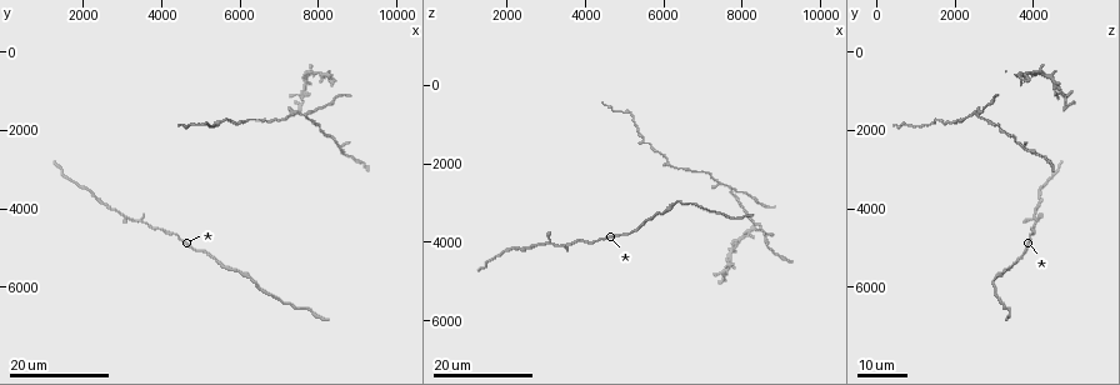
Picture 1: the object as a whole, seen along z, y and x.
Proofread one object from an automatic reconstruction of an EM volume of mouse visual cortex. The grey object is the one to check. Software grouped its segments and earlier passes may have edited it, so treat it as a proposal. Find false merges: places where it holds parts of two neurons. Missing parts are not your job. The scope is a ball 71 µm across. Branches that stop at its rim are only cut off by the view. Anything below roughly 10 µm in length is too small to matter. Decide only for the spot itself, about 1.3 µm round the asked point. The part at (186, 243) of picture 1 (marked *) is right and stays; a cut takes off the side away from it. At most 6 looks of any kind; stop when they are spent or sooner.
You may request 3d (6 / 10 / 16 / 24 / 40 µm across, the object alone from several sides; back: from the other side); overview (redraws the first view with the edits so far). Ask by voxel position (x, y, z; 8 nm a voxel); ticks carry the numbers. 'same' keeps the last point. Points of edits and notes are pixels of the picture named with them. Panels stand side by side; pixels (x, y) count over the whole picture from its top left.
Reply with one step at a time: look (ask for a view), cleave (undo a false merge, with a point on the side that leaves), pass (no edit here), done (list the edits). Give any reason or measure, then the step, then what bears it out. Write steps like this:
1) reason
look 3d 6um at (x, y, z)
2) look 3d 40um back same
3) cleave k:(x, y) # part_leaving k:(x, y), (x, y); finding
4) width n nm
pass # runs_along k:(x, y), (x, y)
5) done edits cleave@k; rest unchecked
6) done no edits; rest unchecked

look 3d 24um at (6150, 5600, 3150)

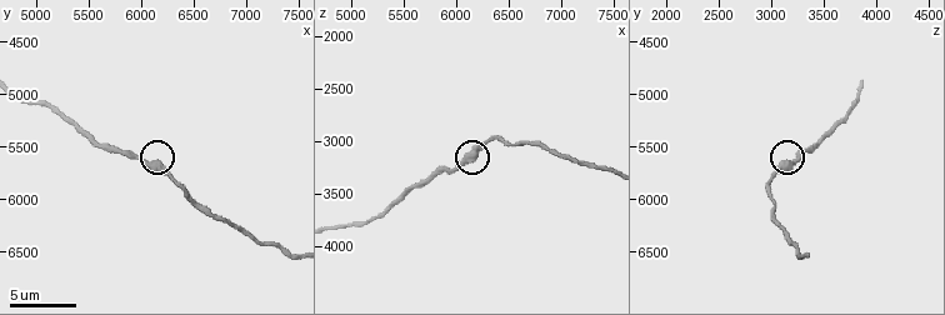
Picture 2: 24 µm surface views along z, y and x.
look 3d 10um at (6140, 5660, 3120)

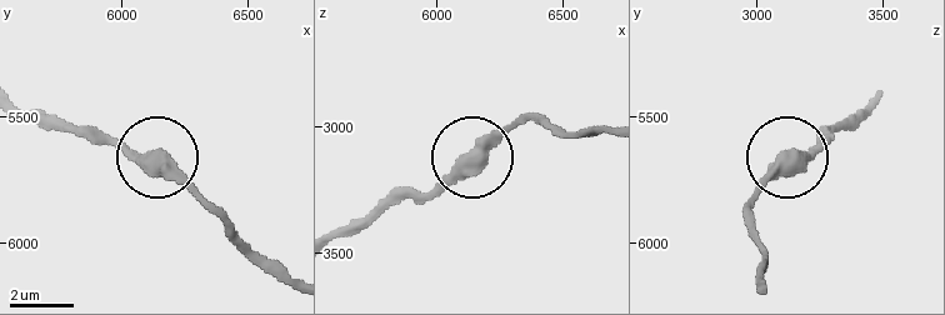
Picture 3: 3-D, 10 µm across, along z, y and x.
pass # runs_along 3:(336, 236), (360, 231), (401, 199), (433, 190), (519, 115); one neuron here

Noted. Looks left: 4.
three-way junction
look 3d 16um at (6150, 1800, 1950)

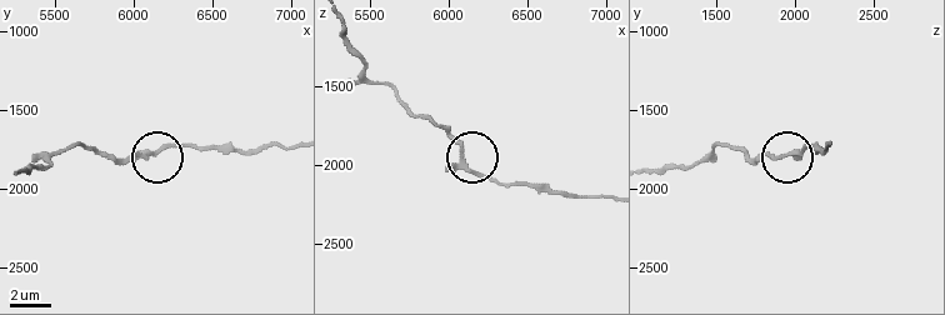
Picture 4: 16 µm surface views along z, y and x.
closer look
look 3d 6um at (6080, 1760, 2000)

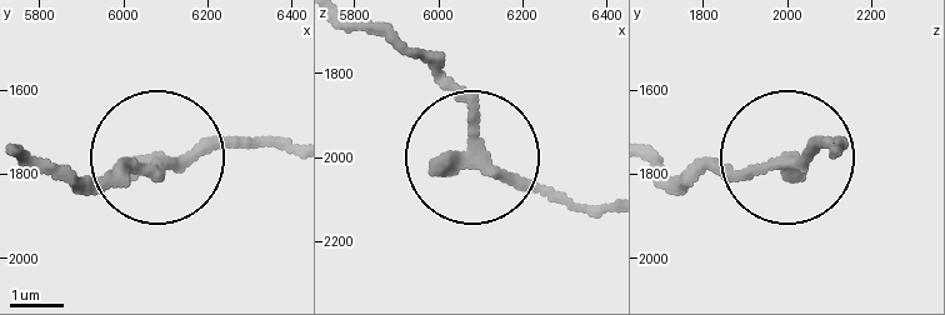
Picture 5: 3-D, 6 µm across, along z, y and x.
arms 3
pass # continuous, no second neuron

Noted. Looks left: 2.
arms part here
look 3d 16um at (7650, 1550, 2600)

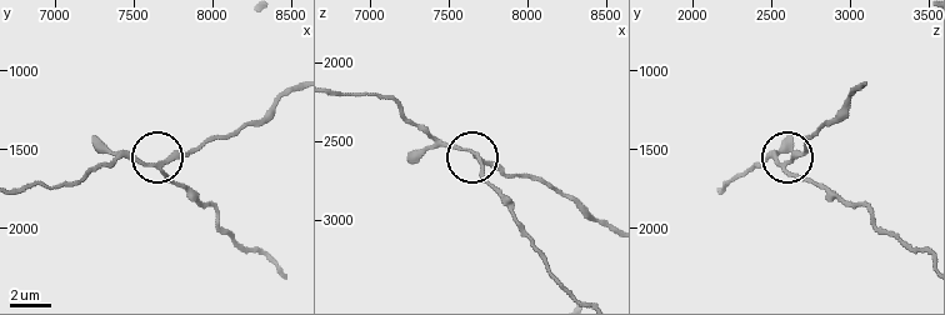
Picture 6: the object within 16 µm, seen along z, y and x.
look 3d 10um at (7680, 1640, 2600)

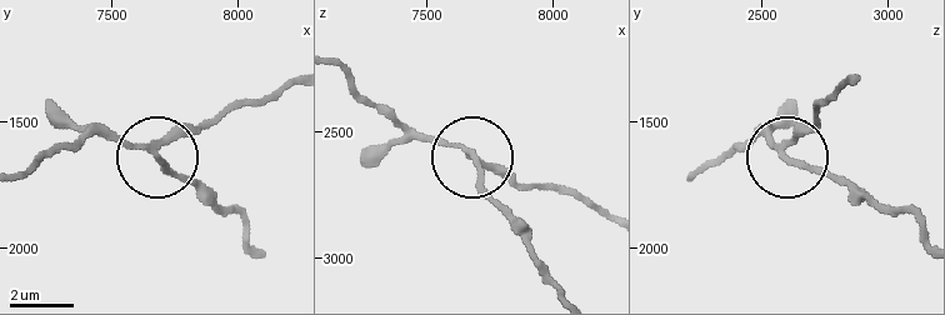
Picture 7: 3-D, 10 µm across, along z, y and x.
cleave 7:(168, 173) # part_leaving 7:(160, 156), (249, 235); a second neuron is stuck on

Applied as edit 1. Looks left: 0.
done edits cleave@7; rest unchecked

